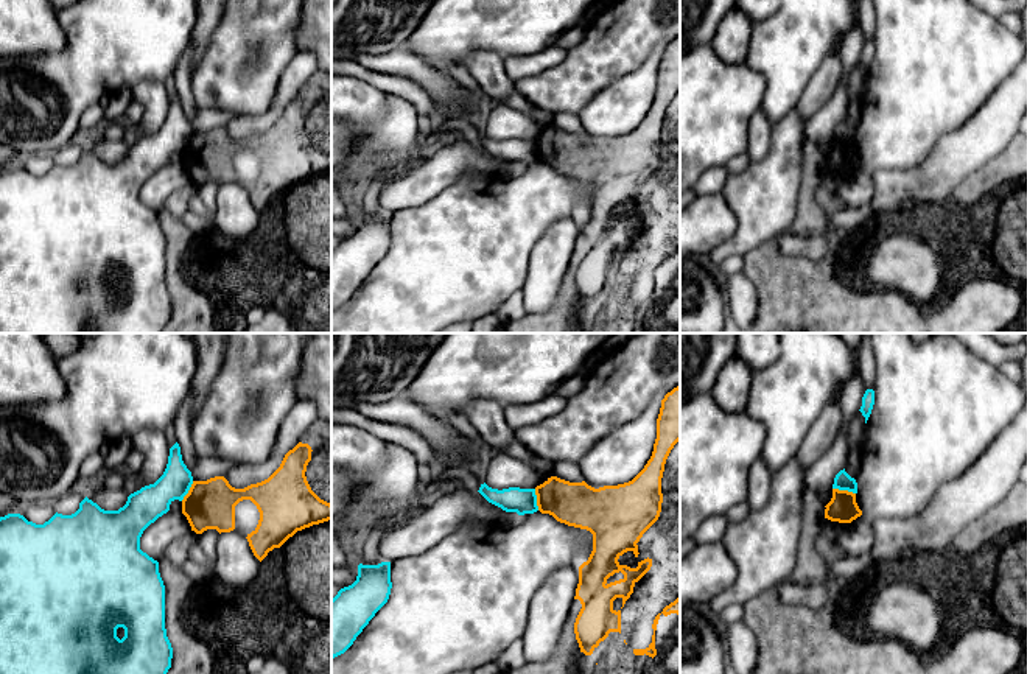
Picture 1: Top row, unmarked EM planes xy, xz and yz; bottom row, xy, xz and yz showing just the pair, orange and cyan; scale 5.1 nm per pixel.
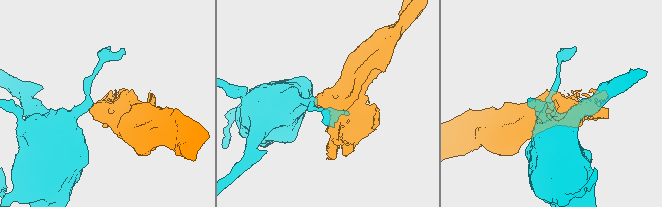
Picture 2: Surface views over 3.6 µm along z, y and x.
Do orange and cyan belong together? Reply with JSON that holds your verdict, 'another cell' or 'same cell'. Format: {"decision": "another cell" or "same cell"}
{"decision": "another cell"}

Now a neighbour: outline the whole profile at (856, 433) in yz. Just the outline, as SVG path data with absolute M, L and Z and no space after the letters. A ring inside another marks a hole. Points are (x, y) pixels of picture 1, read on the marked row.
M859 411L850 423L846 431L848 437L848 451L861 450L865 441L865 417Z

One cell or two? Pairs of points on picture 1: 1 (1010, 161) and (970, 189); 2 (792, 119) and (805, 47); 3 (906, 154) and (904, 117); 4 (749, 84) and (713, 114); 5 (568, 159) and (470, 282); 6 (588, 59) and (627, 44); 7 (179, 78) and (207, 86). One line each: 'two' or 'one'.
1: one
2: two
3: one
4: one
5: two
6: one
7: two

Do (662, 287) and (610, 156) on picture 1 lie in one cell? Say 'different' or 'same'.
same

